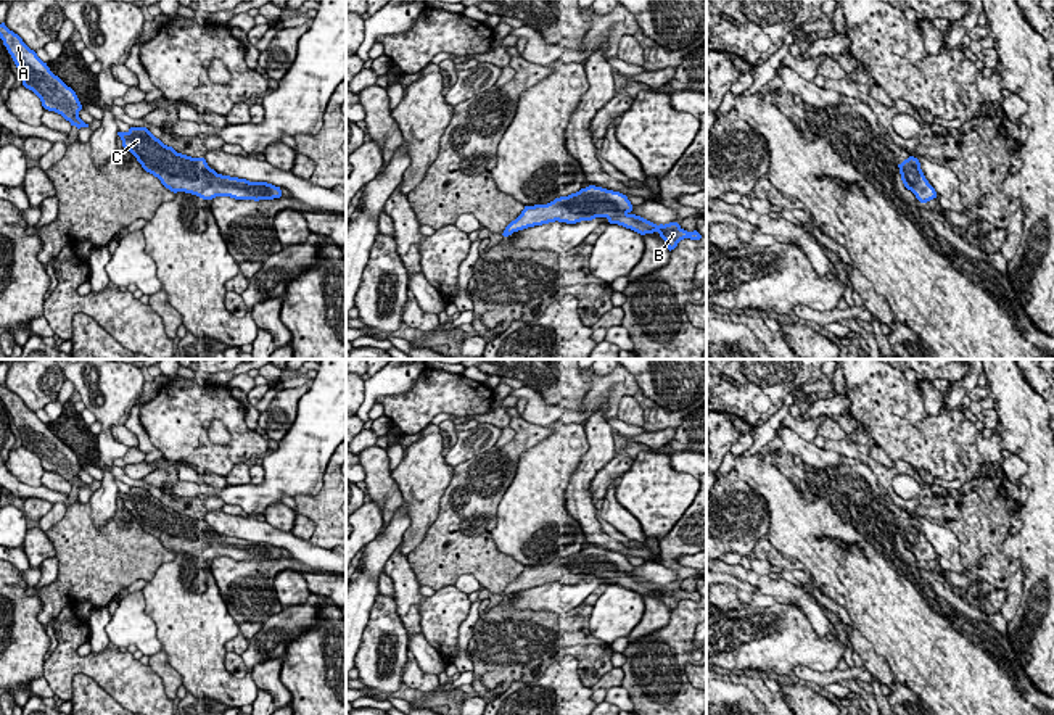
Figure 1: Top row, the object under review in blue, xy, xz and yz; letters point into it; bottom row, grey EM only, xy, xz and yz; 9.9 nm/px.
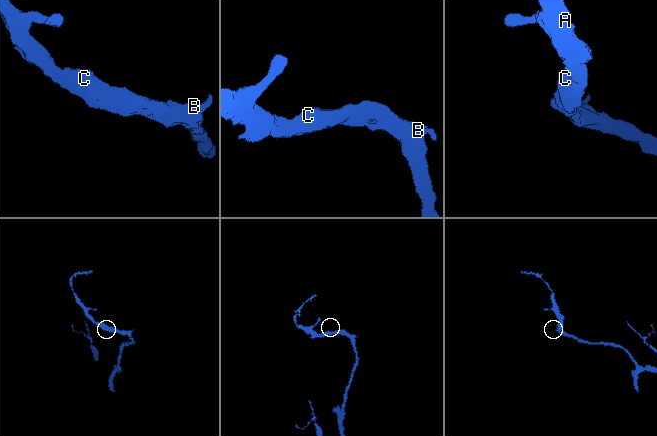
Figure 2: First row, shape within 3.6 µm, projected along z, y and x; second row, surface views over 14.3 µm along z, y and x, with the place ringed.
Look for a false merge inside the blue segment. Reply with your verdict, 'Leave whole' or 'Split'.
Leave whole

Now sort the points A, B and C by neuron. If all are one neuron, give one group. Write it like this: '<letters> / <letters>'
A B C

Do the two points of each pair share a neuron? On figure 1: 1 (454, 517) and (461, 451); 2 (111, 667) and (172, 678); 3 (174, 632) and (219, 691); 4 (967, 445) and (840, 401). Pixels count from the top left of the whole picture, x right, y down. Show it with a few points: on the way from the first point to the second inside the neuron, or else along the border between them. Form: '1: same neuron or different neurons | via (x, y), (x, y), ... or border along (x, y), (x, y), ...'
1: different neurons | border along (493, 445), (454, 467)
2: different neurons | border along (147, 664), (161, 680), (163, 690), (169, 698)
3: same neuron | via (189, 646), (197, 654), (201, 670), (208, 677)
4: different neurons | border along (845, 393), (848, 411)

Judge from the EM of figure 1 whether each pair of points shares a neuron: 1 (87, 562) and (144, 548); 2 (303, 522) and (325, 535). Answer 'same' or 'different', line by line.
1: same
2: different

